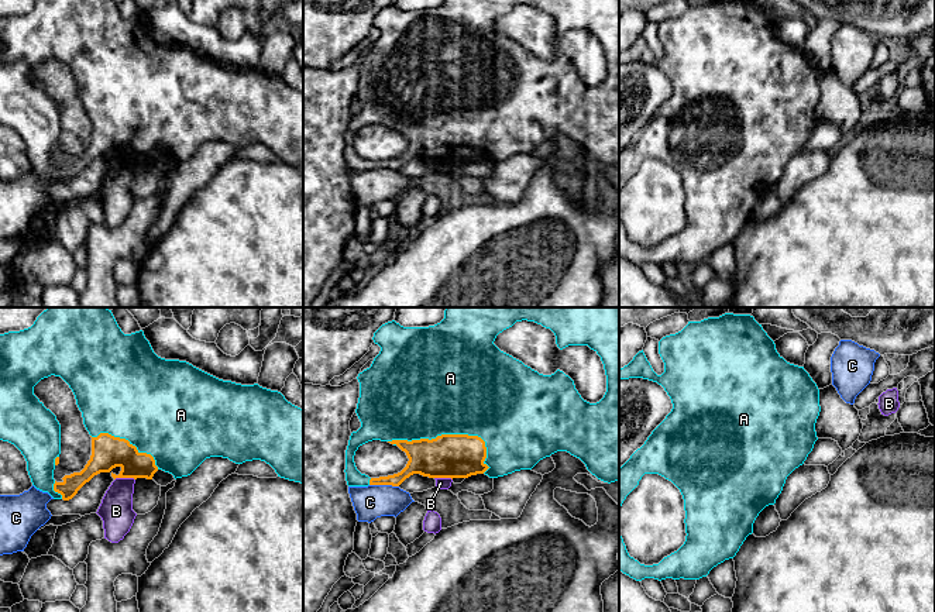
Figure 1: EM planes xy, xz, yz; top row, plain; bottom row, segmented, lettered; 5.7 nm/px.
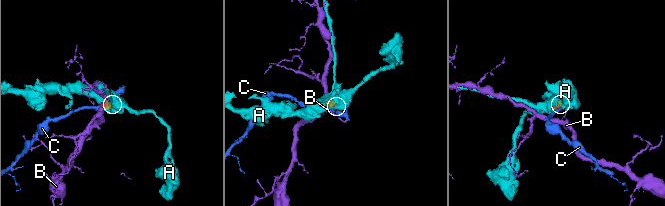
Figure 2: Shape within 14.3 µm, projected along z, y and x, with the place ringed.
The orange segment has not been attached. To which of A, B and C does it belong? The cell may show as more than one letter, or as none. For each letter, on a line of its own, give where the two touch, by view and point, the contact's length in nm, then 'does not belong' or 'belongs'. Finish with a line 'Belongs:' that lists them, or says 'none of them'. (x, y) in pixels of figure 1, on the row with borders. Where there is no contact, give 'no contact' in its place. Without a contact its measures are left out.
A: xz (449, 435) | 600 nm | belongs
B: xy (124, 477) | 120 nm | does not belong
C: xz (384, 484) | 170 nm | does not belong
Belongs: A

